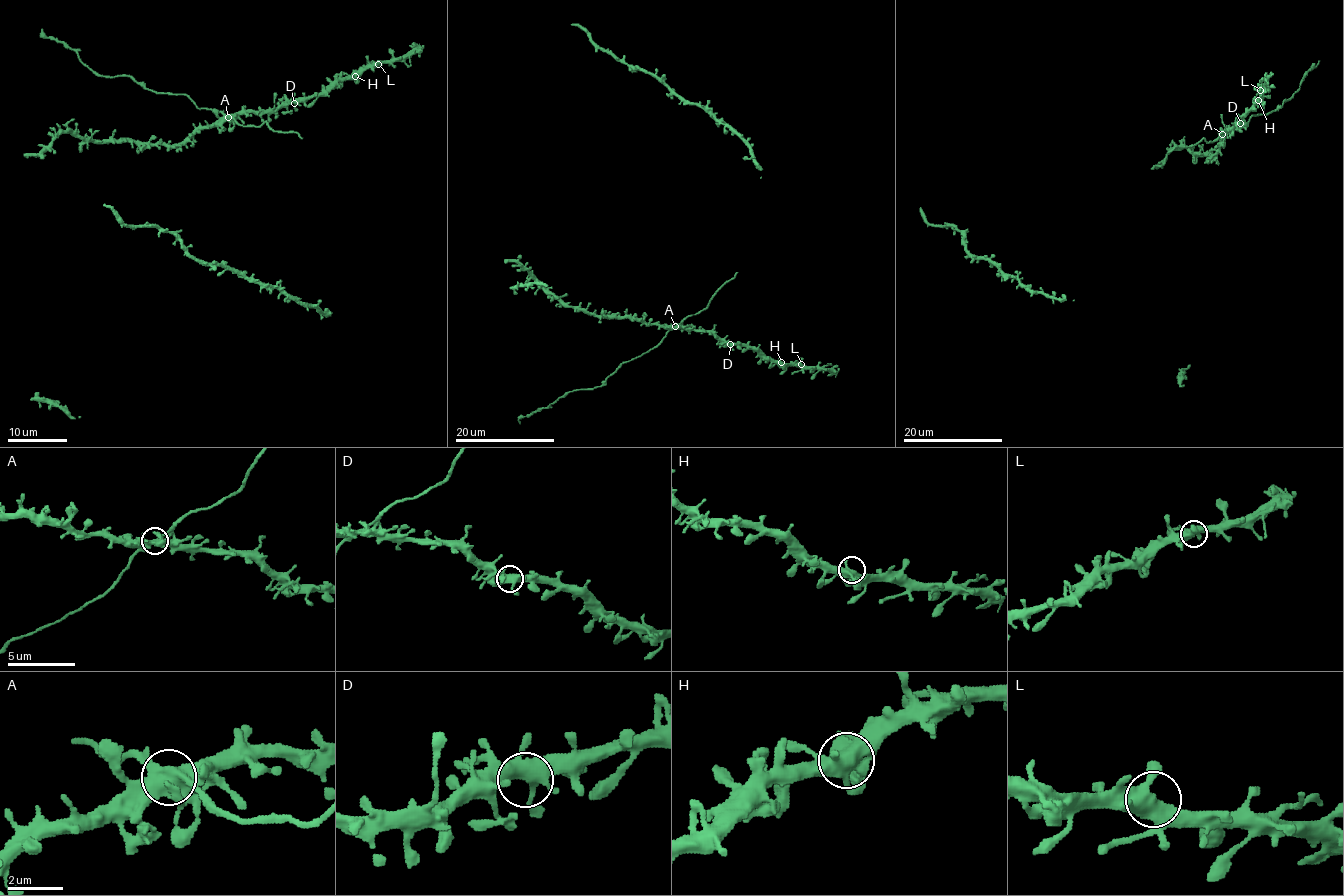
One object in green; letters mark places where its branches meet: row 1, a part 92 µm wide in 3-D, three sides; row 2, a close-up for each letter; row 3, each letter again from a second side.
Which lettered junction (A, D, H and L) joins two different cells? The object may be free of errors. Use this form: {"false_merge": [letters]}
{"false_merge": ["A"]}

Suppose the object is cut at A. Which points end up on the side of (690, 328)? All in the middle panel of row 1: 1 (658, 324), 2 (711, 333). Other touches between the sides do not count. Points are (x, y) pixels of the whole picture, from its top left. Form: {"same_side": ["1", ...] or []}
{"same_side": ["1", "2"]}

